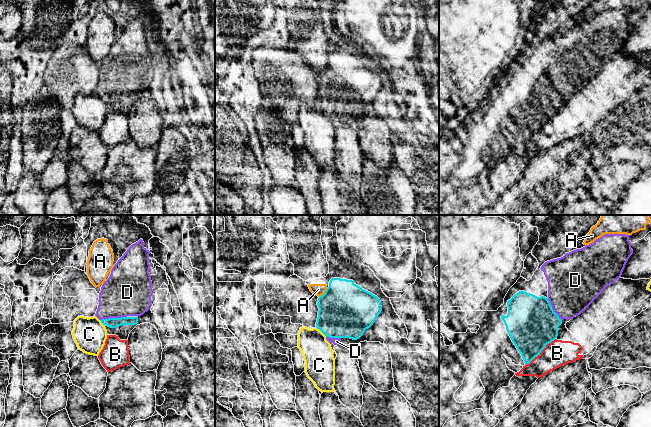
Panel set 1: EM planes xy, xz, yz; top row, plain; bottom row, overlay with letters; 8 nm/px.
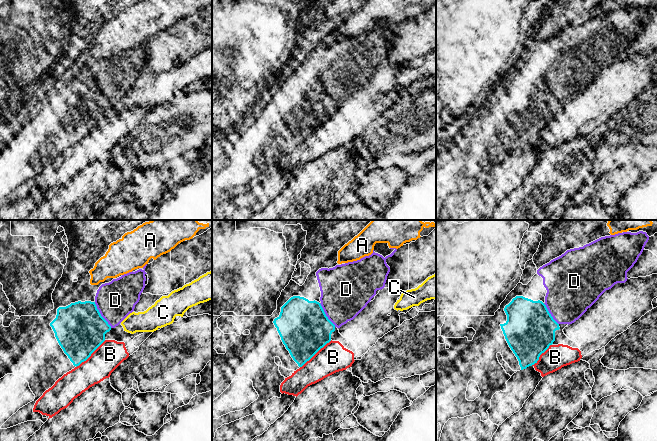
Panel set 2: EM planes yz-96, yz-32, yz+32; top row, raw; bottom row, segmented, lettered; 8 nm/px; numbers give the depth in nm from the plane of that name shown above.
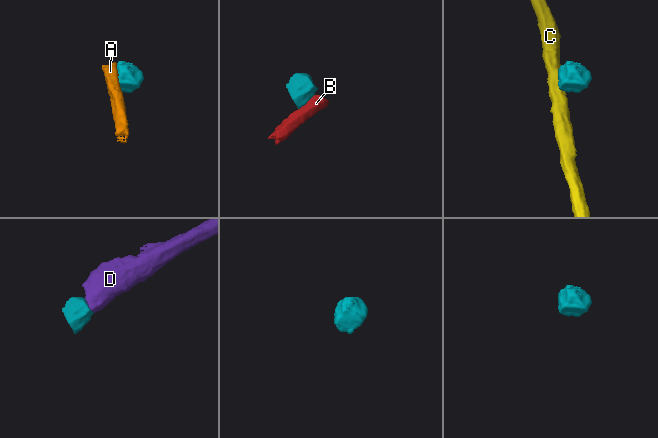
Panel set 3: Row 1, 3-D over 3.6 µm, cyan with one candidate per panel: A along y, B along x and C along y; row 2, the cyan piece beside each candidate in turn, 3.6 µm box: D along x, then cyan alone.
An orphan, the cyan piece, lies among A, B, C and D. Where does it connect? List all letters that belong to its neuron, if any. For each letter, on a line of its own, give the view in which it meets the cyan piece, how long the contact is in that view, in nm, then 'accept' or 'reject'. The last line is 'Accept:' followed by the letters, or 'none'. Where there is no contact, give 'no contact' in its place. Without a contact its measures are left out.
A: xz | 100 nm | reject
B: yz | 340 nm | reject
C: xz | 120 nm | reject
D: xy | 220 nm | accept
Accept: D

